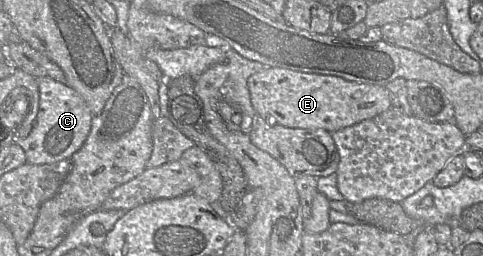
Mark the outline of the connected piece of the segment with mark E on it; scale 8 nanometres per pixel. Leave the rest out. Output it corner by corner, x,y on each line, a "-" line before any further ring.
265,67
248,78
250,100
257,114
288,128
319,128
330,133
371,119
391,107
384,86
357,83
334,75

